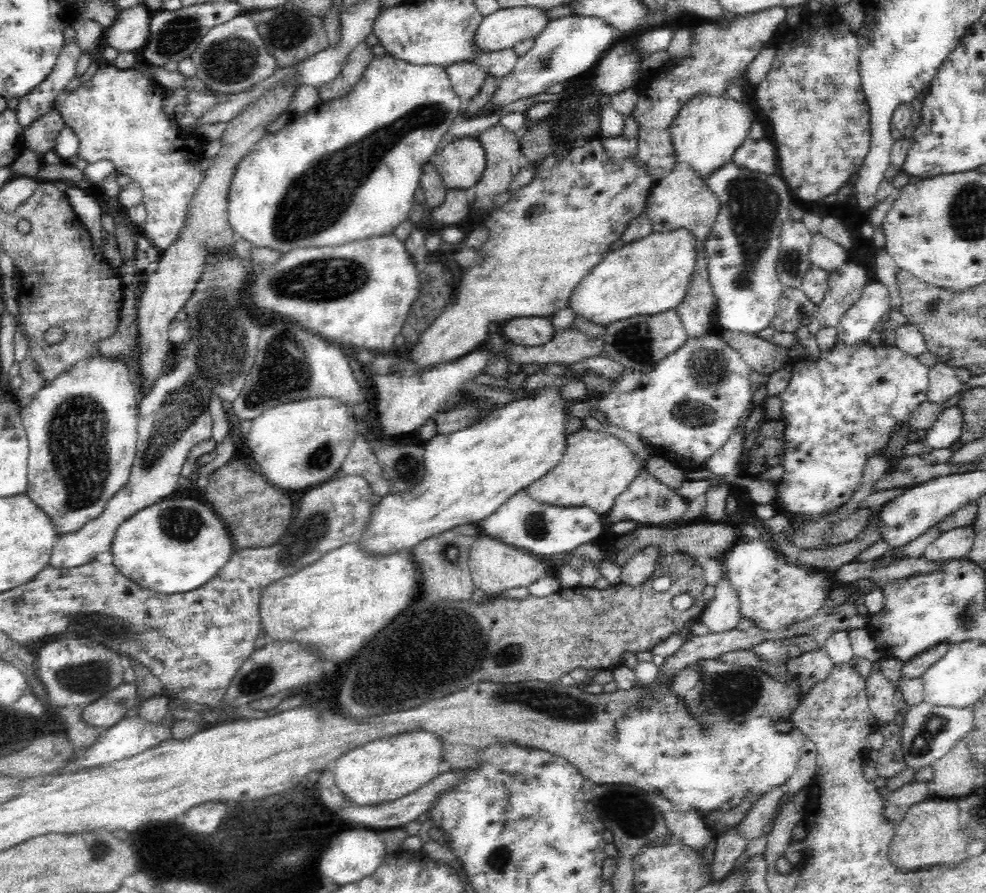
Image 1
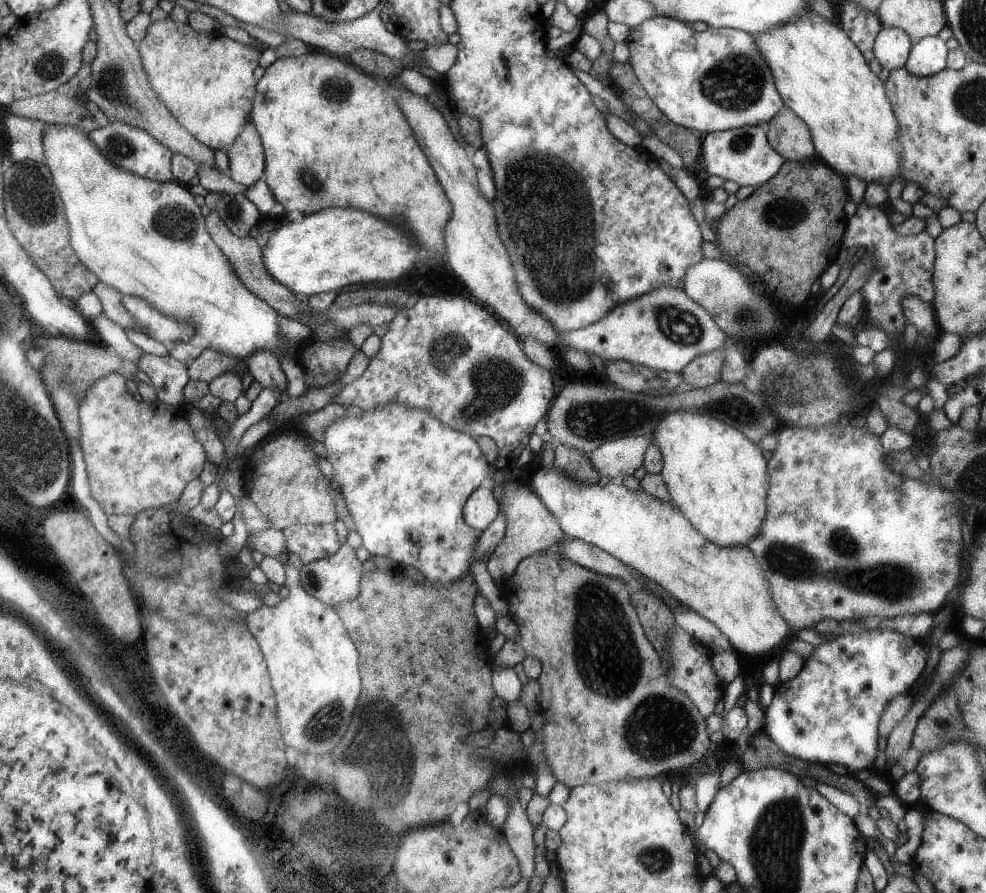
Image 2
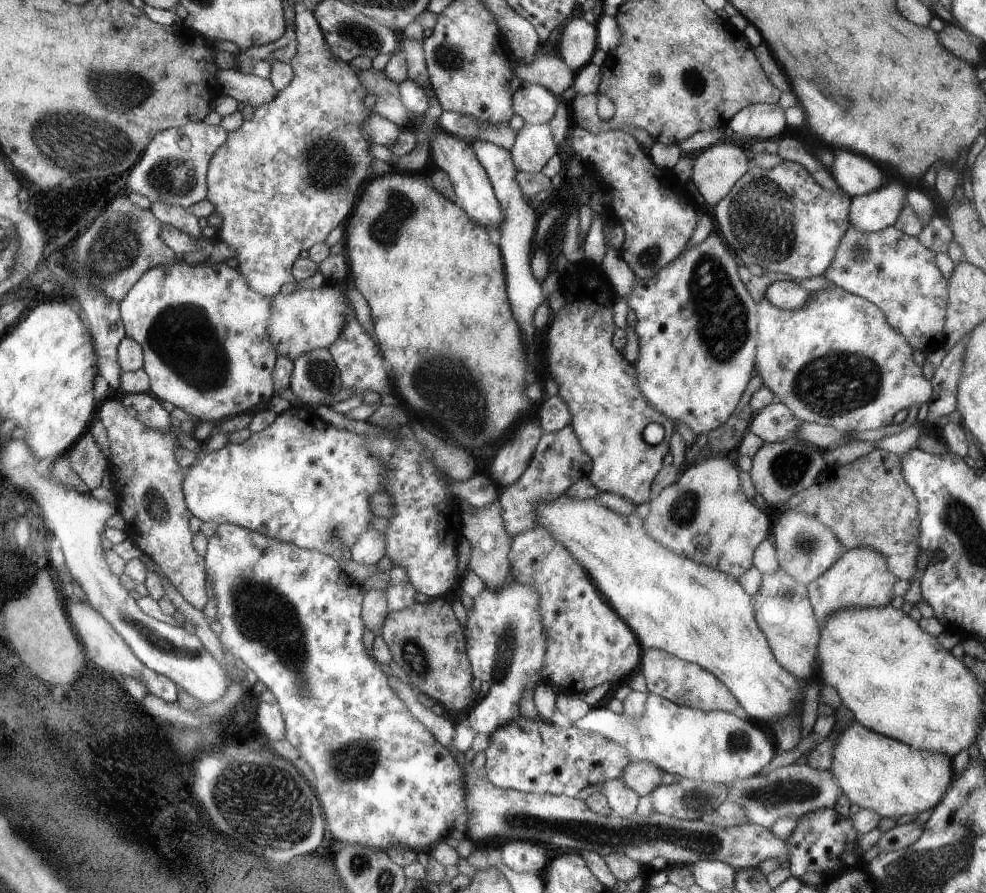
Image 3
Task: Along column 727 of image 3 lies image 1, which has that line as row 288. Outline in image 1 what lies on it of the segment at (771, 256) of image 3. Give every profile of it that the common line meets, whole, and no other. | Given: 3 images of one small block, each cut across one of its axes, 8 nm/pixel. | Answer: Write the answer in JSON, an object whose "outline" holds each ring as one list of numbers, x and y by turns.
{"outline":[[239,256,209,258,209,268,201,277,195,294,186,302,189,340,179,343,176,366,156,380,145,397,140,398,137,420,137,452,126,482,108,502,102,514,78,532,59,537,49,564,75,567,92,562,95,556,111,550,117,528,139,510,170,497,176,492,178,477,186,455,196,444,212,437,210,396,232,404,238,399,255,363,262,328,243,305,242,290,253,272]]}

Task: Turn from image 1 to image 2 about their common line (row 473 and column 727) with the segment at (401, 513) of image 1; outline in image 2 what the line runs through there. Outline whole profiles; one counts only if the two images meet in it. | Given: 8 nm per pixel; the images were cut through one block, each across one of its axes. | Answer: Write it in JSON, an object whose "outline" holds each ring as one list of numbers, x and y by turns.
{"outline":[[670,410,670,414,662,416,650,440,662,454,660,476,674,506,710,542,722,548,736,548,746,546,762,532,769,474,757,443,704,410]]}

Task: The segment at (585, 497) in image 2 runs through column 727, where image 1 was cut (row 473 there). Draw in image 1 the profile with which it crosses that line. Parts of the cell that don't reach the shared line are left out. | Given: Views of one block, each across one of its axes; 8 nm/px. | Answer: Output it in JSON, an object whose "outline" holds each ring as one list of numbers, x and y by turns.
{"outline":[[583,427,567,436,567,445,559,463,548,474,527,486,525,491,528,497,540,505,564,508,585,506,596,514,606,516,614,506,615,498,628,488,642,469,646,469,645,464,646,461,643,464,640,459,636,459,626,443,610,433]]}

